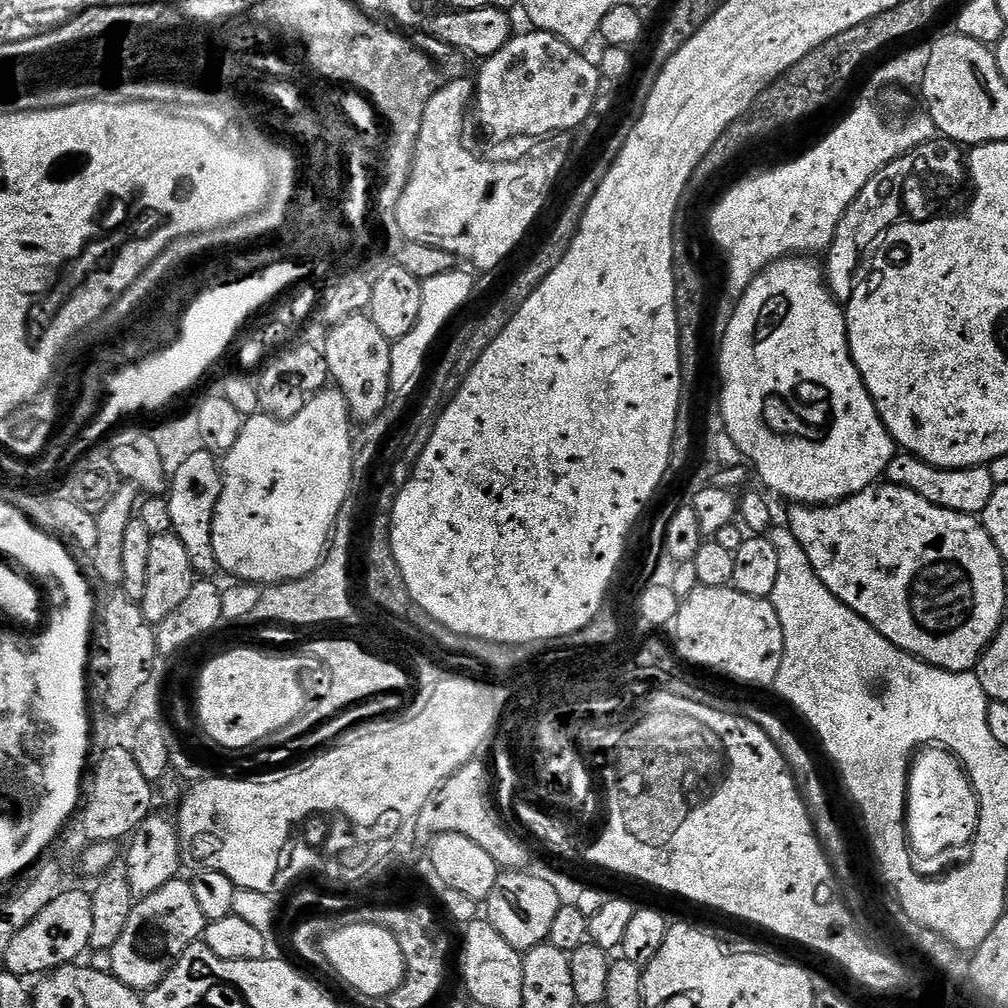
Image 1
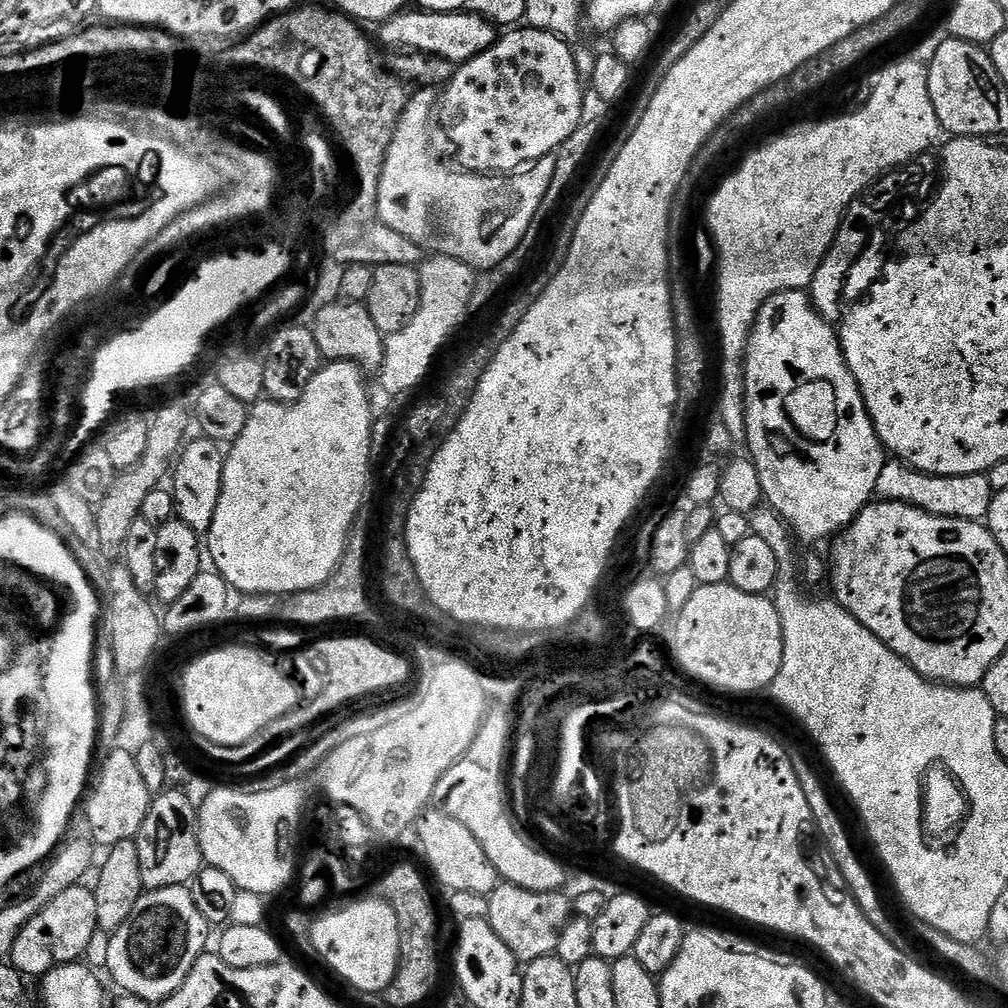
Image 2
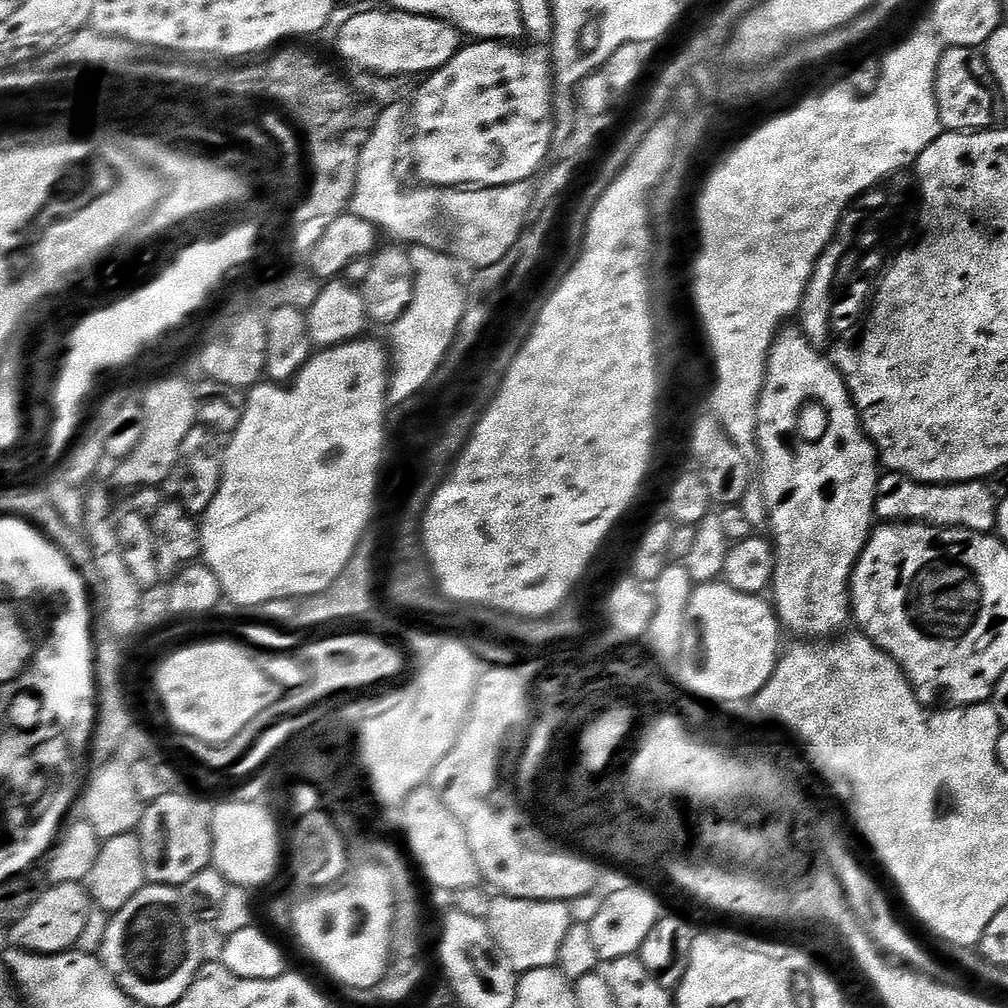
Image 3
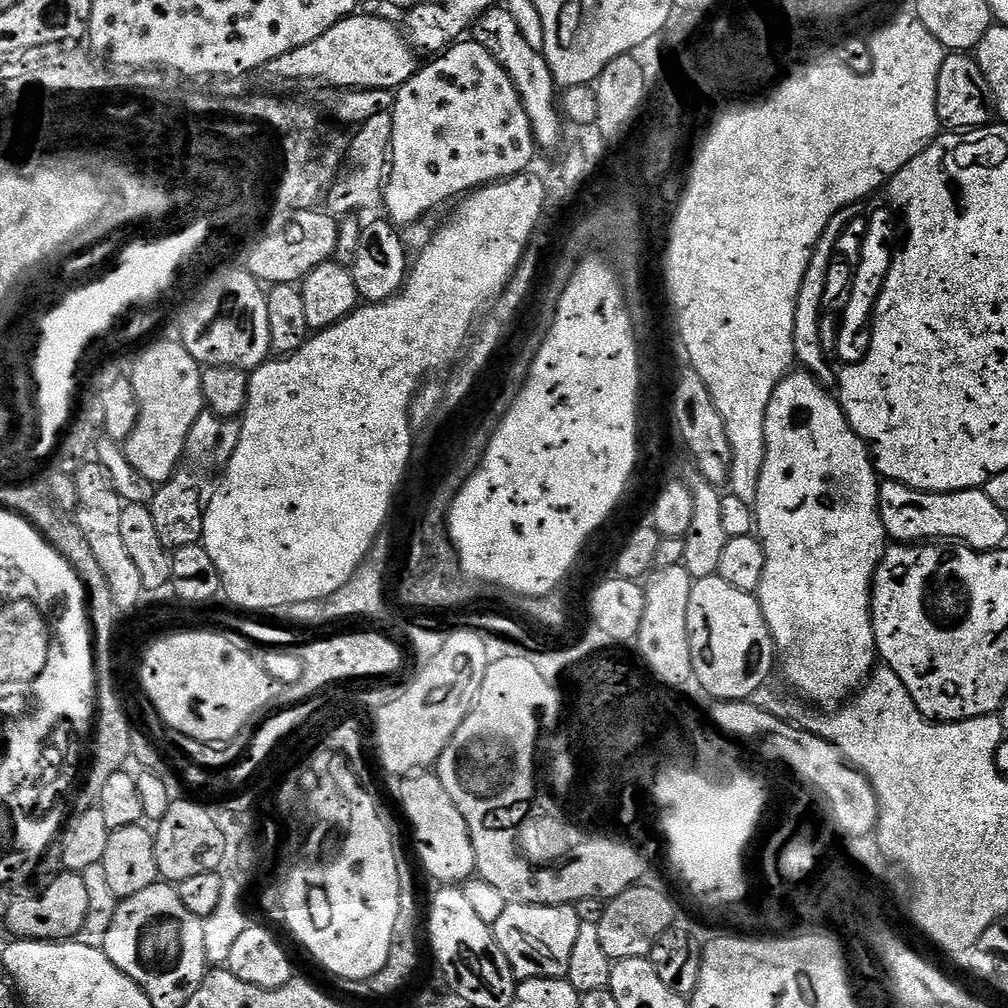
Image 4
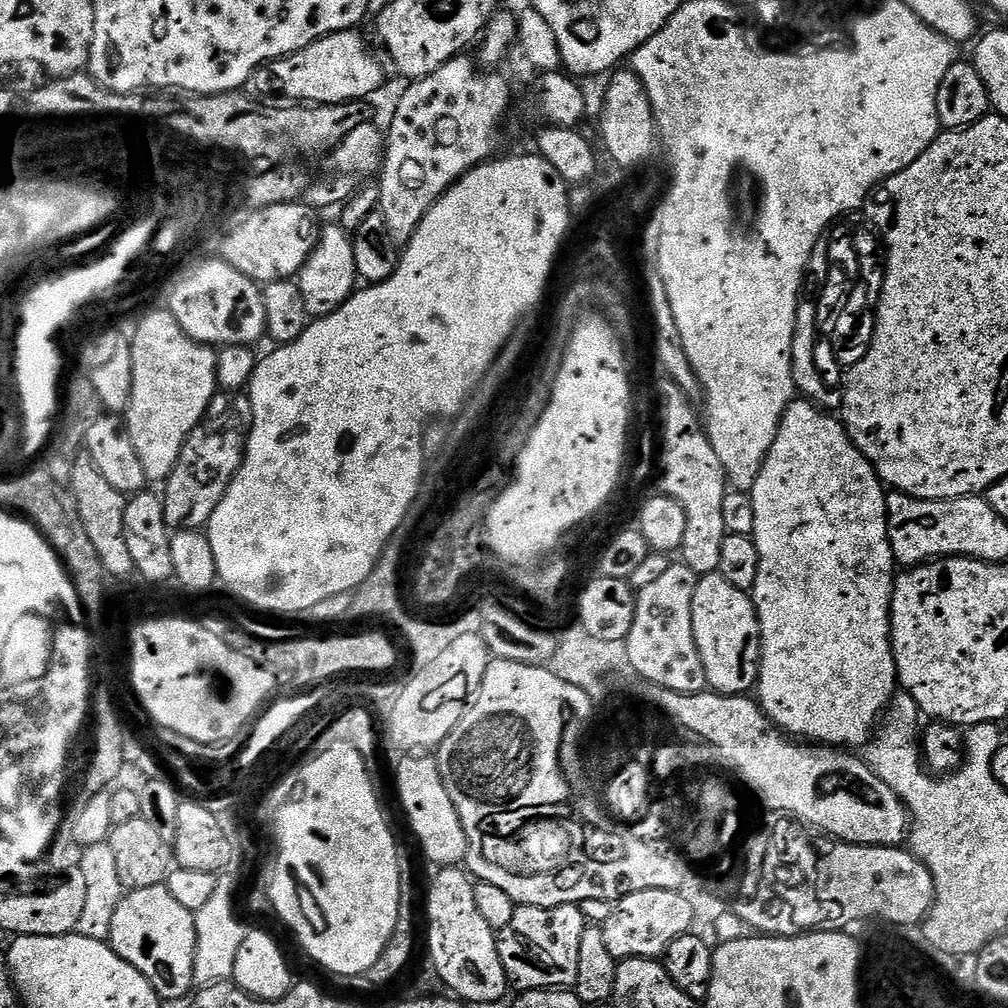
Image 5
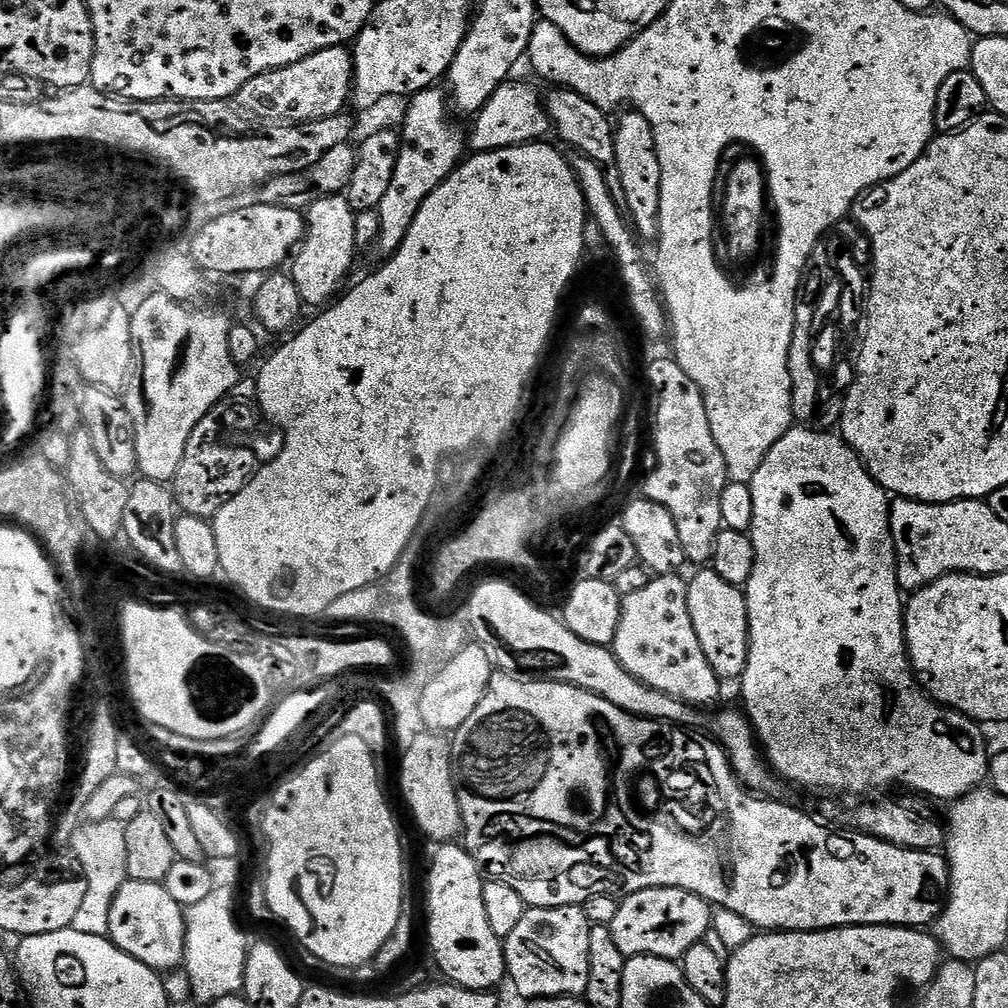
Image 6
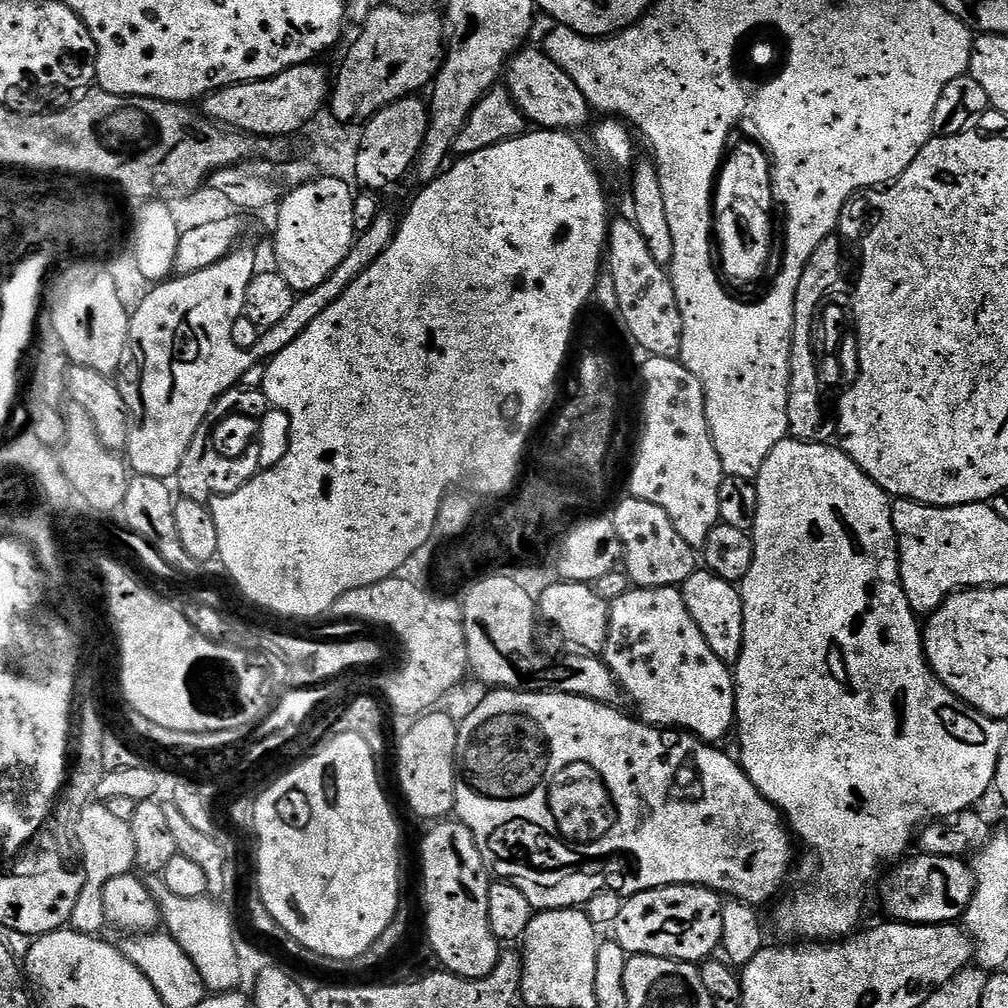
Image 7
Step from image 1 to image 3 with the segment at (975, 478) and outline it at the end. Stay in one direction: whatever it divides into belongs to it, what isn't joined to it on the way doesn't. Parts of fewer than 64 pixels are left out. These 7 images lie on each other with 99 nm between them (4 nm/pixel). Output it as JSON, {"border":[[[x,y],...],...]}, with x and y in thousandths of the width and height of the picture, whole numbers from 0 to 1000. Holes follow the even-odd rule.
{"border":[[[878,467],[869,479],[869,512],[877,518],[927,520],[931,524],[957,524],[983,529],[988,523],[990,497],[979,479],[913,480],[902,472]]]}

